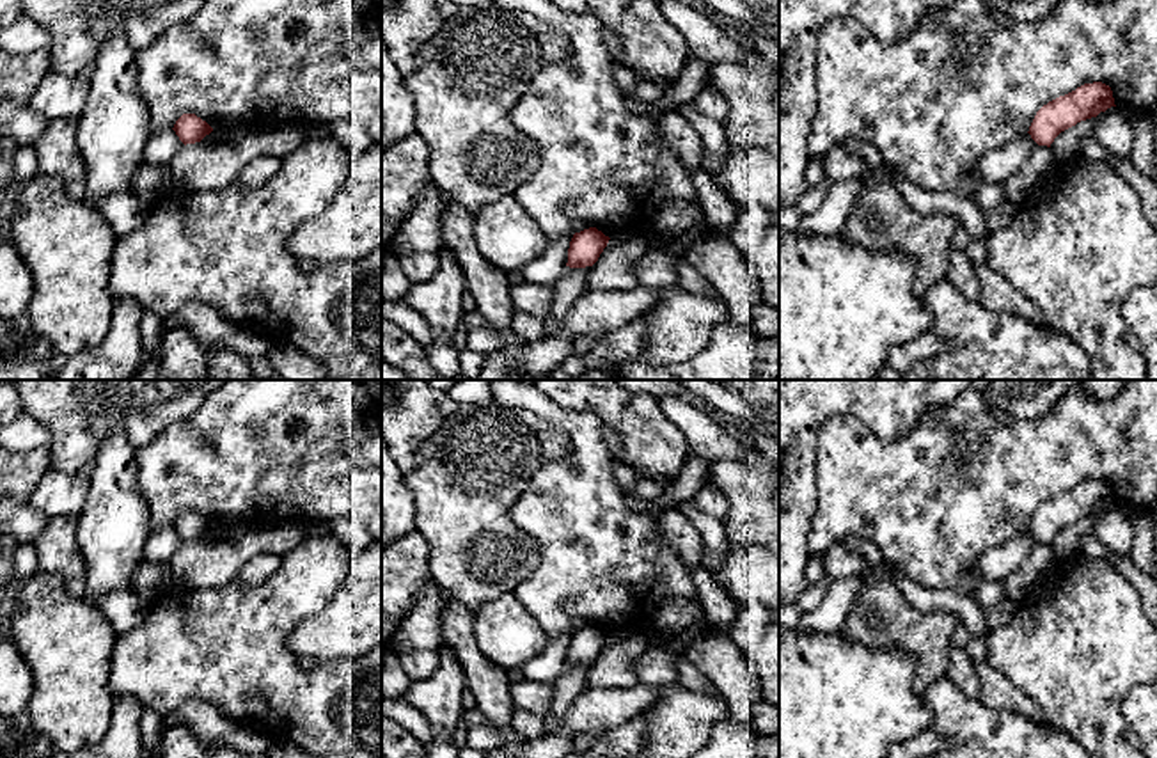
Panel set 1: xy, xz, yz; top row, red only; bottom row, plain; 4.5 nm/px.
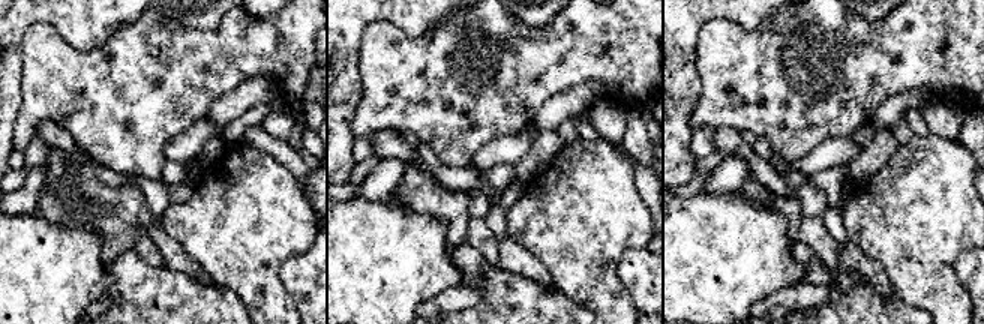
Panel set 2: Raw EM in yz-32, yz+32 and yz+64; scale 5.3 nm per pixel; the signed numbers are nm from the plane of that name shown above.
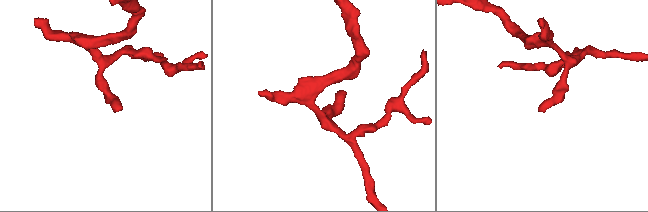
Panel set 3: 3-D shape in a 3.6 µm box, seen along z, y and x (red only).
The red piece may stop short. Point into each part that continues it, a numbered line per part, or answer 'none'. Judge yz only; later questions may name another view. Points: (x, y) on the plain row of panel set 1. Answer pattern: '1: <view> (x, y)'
none

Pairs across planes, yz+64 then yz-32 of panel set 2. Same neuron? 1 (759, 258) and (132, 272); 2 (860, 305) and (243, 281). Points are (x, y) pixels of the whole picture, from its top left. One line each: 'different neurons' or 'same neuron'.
1: different neurons
2: different neurons

